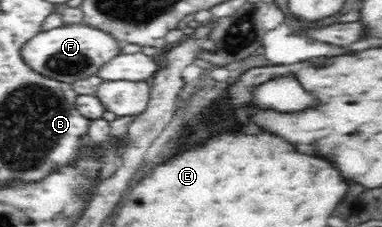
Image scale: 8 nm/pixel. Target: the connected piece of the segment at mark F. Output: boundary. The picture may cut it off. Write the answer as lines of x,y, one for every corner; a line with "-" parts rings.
85,23
81,25
63,25
51,31
41,31
27,45
22,47
23,59
41,75
68,84
79,79
87,79
91,75
98,75
98,71
108,61
121,55
121,41
102,29
91,27

